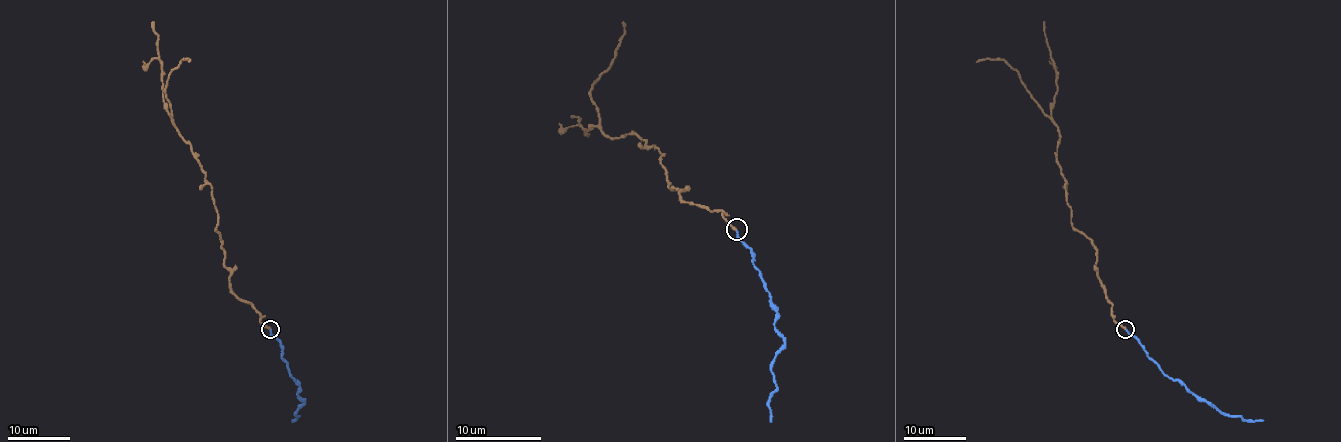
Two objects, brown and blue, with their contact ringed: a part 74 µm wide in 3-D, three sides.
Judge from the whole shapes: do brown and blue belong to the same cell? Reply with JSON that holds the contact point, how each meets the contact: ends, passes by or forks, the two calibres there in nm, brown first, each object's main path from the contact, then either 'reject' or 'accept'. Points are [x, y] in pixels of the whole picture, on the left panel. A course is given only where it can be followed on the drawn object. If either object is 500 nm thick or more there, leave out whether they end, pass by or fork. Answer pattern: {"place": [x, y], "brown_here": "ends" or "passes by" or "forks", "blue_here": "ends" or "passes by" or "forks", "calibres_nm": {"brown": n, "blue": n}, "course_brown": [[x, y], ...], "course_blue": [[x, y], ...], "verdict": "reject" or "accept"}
{"place": [270, 329], "brown_here": "ends", "blue_here": "ends", "calibres_nm": {"brown": 190, "blue": 130}, "course_brown": [[270, 329], [231, 289], [211, 185], [174, 123], [166, 95], [169, 73], [183, 59], [189, 62]], "course_blue": [[270, 329], [280, 343], [282, 358], [299, 386], [298, 394], [304, 400], [294, 413], [299, 416], [294, 420]], "verdict": "accept"}

